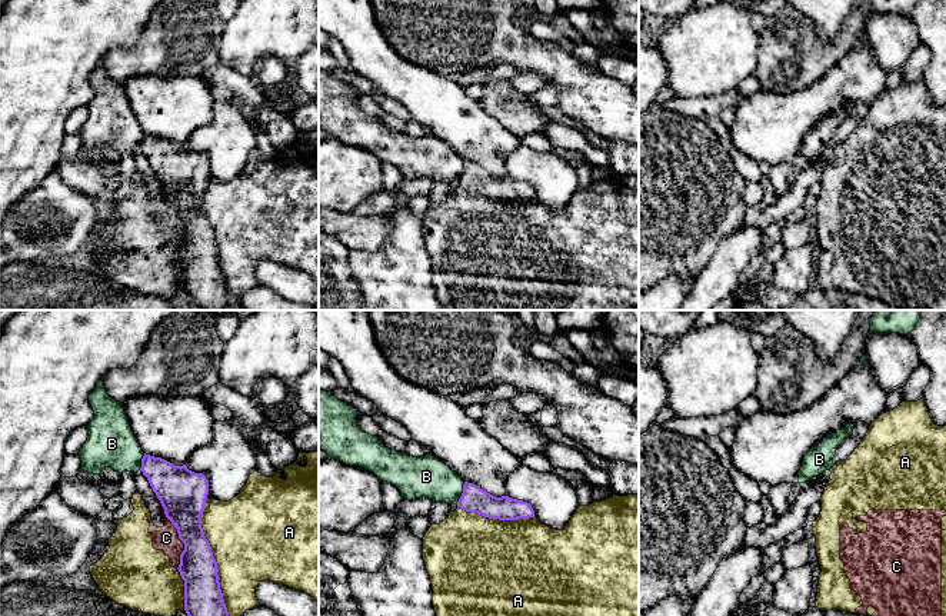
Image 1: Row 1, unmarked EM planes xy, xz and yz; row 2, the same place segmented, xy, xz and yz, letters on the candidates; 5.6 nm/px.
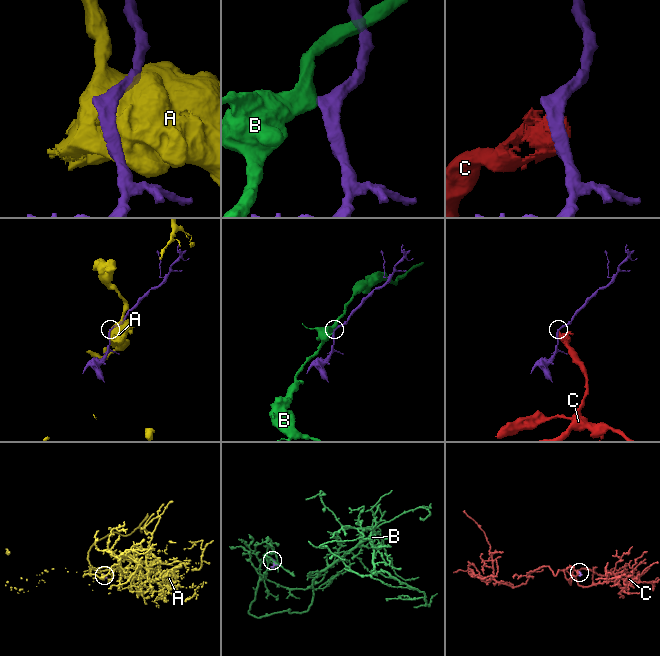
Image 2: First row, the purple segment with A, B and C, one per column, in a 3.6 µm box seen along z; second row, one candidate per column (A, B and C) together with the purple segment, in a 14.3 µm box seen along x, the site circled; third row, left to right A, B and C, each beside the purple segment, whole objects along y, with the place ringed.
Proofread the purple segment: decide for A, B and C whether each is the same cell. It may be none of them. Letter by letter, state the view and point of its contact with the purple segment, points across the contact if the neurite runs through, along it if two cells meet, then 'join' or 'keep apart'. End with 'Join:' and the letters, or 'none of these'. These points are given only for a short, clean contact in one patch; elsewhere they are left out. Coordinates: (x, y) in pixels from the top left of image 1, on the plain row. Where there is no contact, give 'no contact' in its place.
A: xy (215, 240) | keep apart
B: xz (462, 173) | along xz (465, 162), (463, 172), (456, 183) | keep apart
C: xy (179, 216) | along xy (162, 185), (165, 196), (183, 223), (177, 247) | keep apart
Join: none of these

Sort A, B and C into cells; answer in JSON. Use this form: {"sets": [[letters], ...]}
{"sets": [["A", "C"], ["B"]]}

